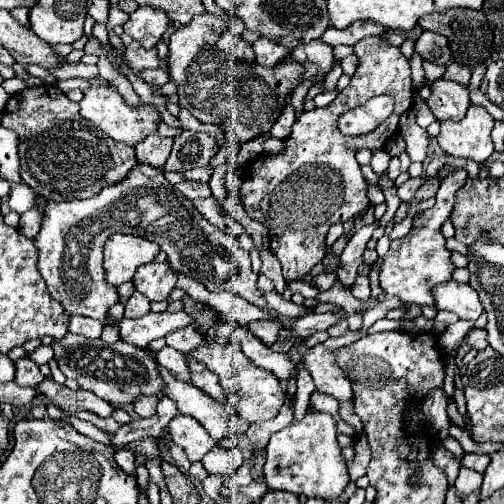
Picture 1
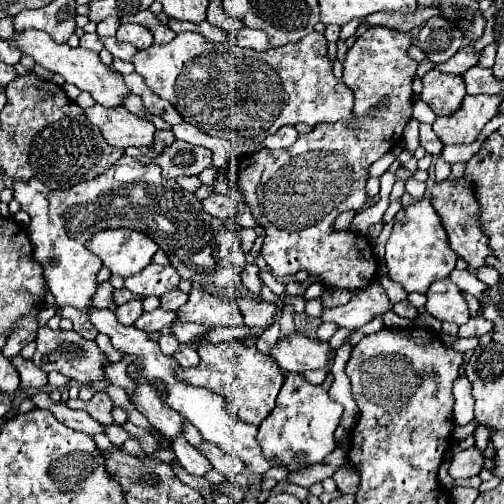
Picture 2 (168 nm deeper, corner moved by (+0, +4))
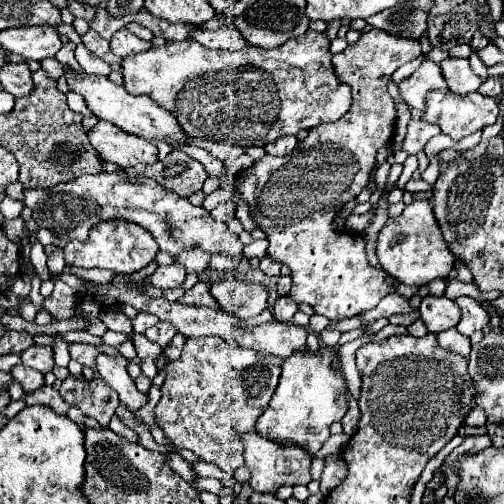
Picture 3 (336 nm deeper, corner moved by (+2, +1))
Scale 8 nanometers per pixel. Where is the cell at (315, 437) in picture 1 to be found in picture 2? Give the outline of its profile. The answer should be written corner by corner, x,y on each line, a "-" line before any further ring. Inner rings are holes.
288,373
288,385
282,385
278,393
274,411
260,423
256,441
262,447
262,453
270,459
282,463
288,471
300,471
298,463
292,463
292,457
306,455
310,465
322,463
322,459
336,447
334,431
342,417
342,405
330,399
328,391
322,385
308,383
300,373
-
292,375
292,383
290,383

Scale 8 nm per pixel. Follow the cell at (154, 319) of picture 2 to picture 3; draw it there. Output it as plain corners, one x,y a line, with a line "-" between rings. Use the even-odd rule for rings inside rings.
138,314
134,320
132,320
132,326
134,326
134,332
140,332
144,334
148,328
156,326
158,324
158,318
152,316
152,314

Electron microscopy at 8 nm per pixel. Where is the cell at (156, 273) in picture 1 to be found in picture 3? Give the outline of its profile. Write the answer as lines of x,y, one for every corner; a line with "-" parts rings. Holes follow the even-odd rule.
170,264
170,266
158,266
150,276
150,284
154,288
160,288
160,290
168,290
168,288
178,288
182,286
184,282
184,268
180,264

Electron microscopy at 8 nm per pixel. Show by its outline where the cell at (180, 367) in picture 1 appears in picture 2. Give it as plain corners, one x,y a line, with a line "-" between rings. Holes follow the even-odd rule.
172,333
170,335
160,335
158,345
160,345
162,353
166,353
166,355
172,355
178,349
178,341
176,341
176,337

